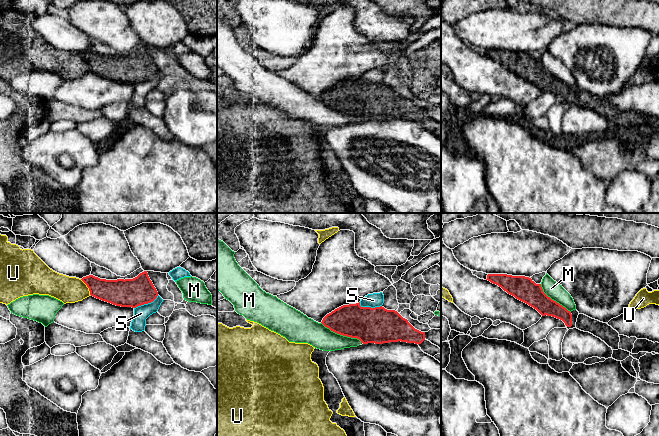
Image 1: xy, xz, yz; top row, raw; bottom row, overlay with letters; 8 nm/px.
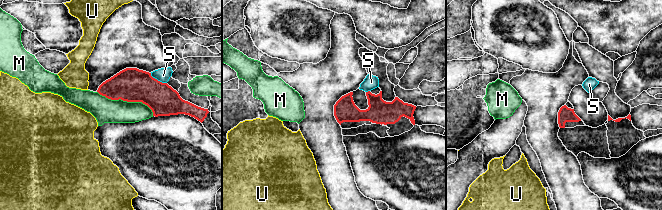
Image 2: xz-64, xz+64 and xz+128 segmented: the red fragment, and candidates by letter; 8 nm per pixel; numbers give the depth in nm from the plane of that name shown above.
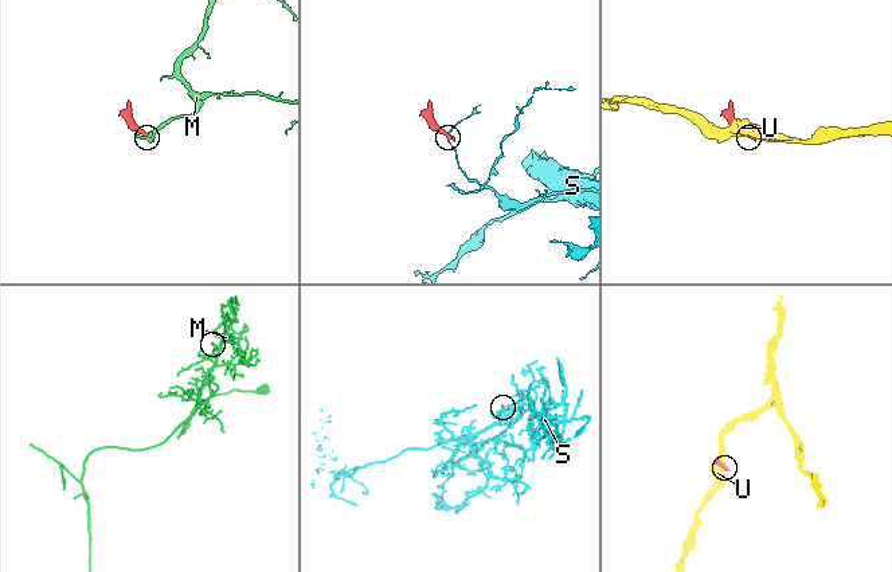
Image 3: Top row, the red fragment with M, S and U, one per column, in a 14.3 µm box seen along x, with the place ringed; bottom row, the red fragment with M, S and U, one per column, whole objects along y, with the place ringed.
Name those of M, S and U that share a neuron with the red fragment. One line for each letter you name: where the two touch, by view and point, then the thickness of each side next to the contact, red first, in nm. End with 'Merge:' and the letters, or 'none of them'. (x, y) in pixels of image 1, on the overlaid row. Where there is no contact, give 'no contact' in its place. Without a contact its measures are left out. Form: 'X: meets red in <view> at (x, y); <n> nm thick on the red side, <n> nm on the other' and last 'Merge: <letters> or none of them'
Merge: none of them

